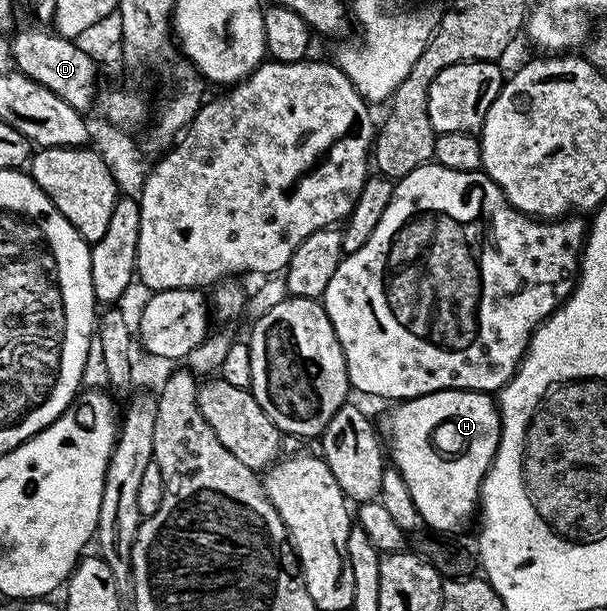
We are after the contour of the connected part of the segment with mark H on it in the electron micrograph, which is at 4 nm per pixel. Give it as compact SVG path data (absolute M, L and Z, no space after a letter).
M442 389L436 393L429 395L421 395L414 397L408 401L398 402L394 406L395 409L391 413L391 445L389 441L389 457L393 460L394 468L398 469L404 475L412 475L411 473L419 473L423 469L422 461L427 461L427 501L431 504L431 521L430 528L438 529L441 533L454 534L455 529L459 529L471 516L476 516L477 506L480 504L479 489L483 485L485 475L489 471L489 467L495 458L495 452L499 446L499 407L496 398L490 393L476 393L469 389Z

